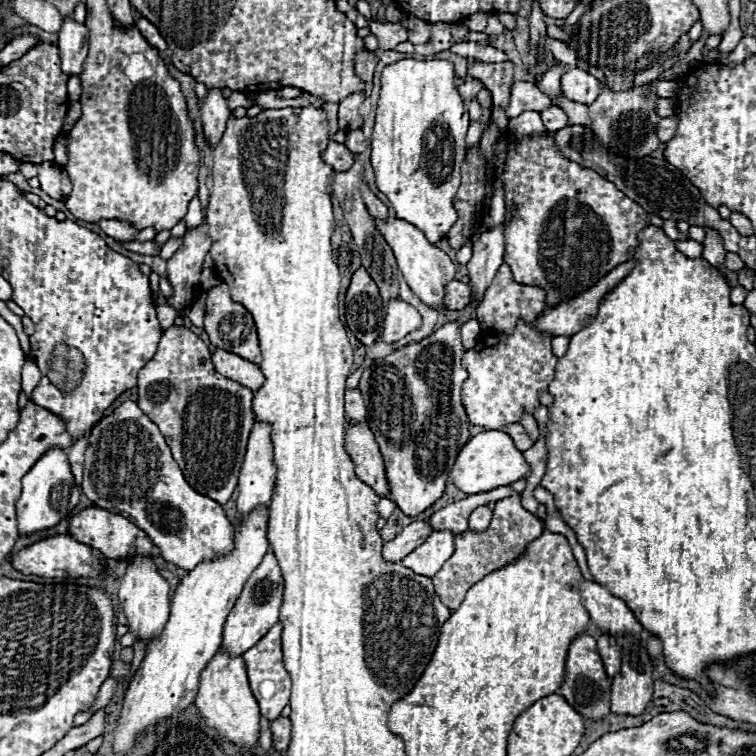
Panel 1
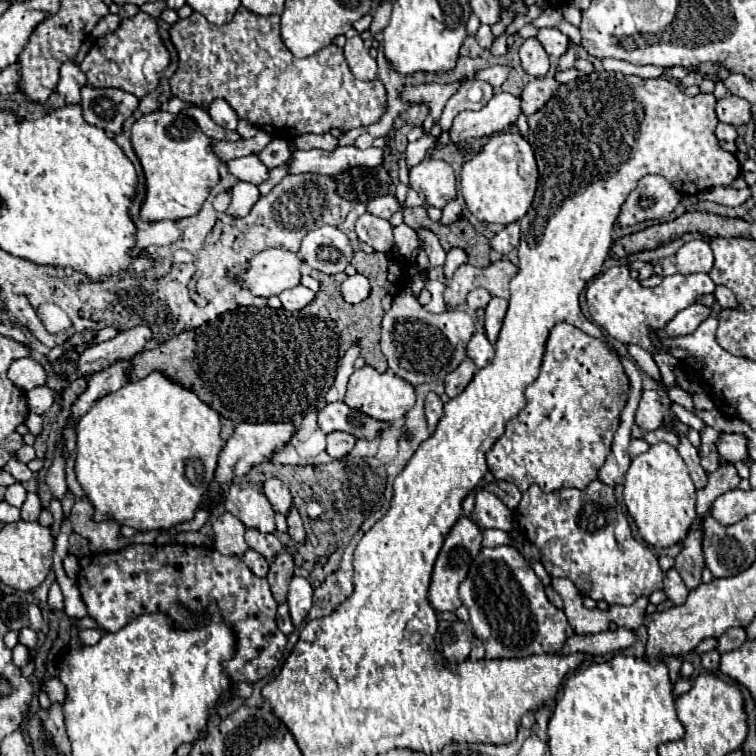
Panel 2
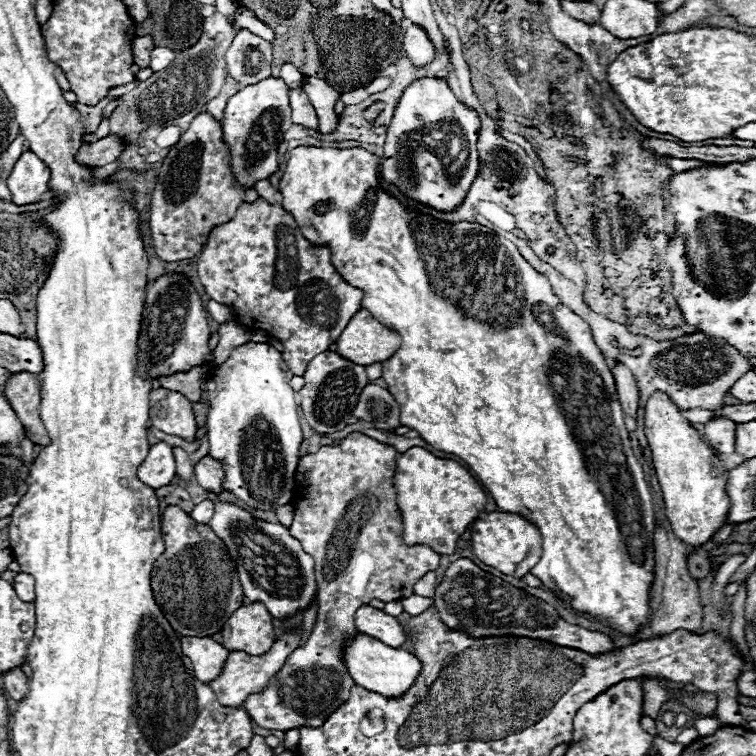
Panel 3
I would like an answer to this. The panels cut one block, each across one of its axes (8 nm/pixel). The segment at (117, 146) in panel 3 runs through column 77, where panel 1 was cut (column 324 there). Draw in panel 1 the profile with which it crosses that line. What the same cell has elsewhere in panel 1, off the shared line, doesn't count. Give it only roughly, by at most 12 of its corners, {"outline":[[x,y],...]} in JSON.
{"outline":[[330,142],[324,160],[336,172],[348,172],[354,154]]}

